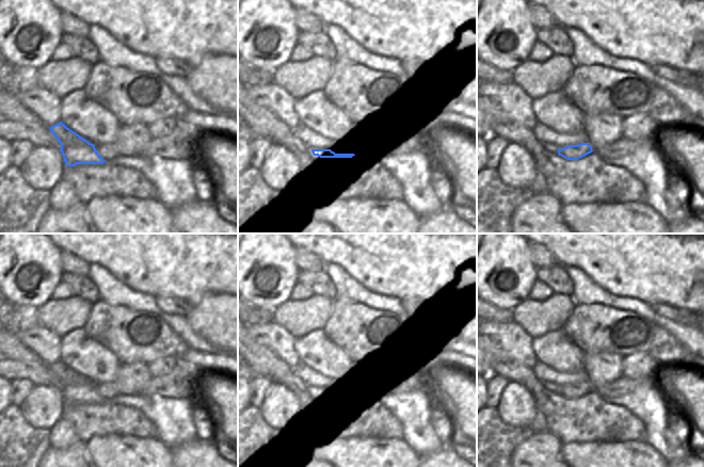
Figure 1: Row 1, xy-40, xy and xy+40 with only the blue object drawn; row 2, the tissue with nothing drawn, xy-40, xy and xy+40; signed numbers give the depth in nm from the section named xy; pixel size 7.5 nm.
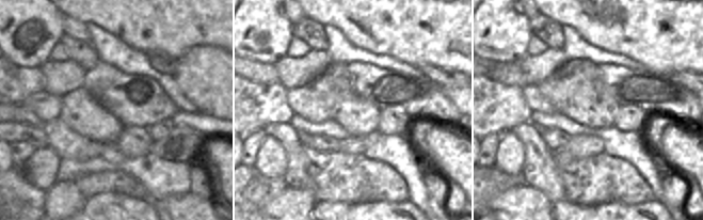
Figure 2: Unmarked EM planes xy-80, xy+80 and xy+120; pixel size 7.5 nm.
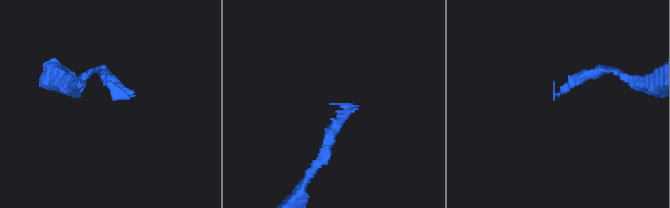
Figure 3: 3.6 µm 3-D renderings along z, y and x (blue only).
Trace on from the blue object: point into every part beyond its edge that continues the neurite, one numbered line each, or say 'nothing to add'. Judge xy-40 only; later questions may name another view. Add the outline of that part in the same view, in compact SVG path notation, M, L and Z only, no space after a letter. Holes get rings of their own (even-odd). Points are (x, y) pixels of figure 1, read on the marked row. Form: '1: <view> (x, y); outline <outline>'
1: xy-40 (108, 151); outline M105 143L102 145L95 145L99 156L106 161L111 162L118 157L118 150L114 143Z

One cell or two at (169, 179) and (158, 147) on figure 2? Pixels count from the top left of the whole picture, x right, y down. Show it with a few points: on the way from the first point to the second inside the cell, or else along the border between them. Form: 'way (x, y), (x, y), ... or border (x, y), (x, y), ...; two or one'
border (149, 152), (169, 160), (186, 161); two

